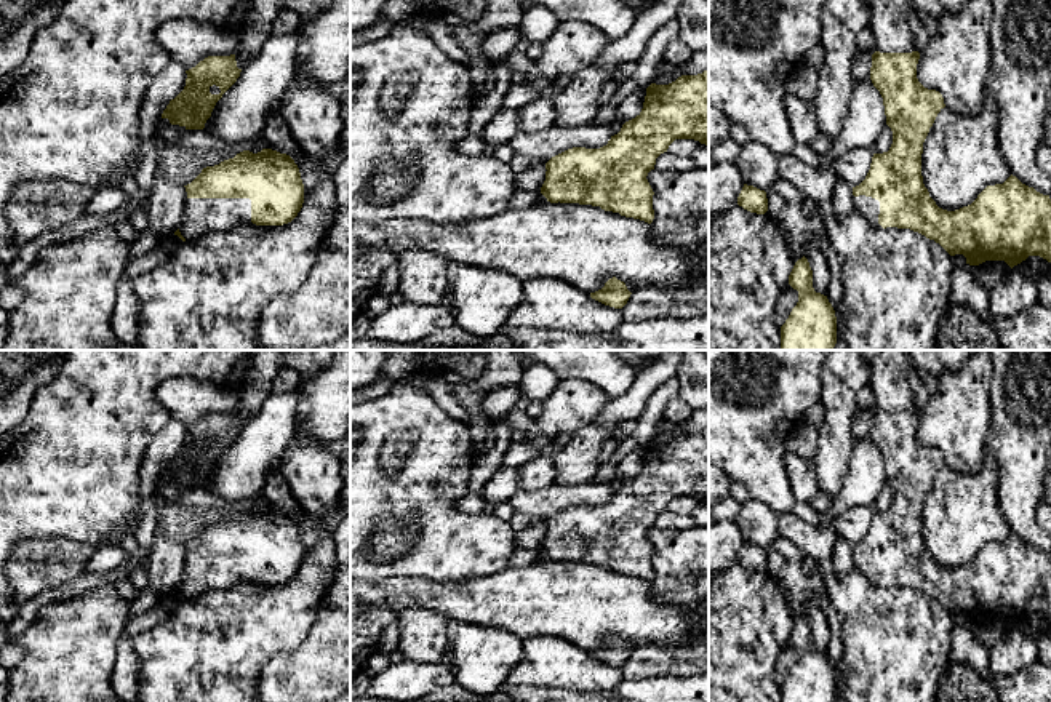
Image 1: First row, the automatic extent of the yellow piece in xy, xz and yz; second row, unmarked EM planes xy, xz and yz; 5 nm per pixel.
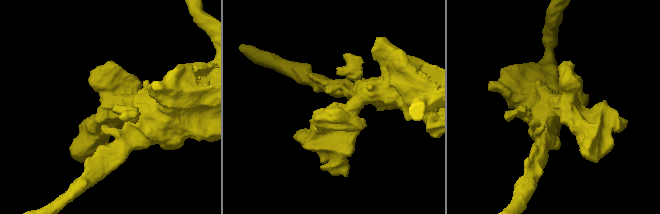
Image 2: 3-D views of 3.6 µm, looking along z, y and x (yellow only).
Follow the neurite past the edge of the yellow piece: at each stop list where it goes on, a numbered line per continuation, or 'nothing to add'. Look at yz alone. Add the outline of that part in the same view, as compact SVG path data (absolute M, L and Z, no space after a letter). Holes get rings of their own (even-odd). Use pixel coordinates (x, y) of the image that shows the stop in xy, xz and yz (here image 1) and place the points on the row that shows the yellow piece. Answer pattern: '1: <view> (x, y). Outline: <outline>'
1: yz (867, 207). Outline: M853 195L853 203L854 203L854 209L862 214L872 227L875 229L883 229L878 224L878 214L880 214L880 201L872 198L872 197L865 197L865 195L859 195L854 197Z

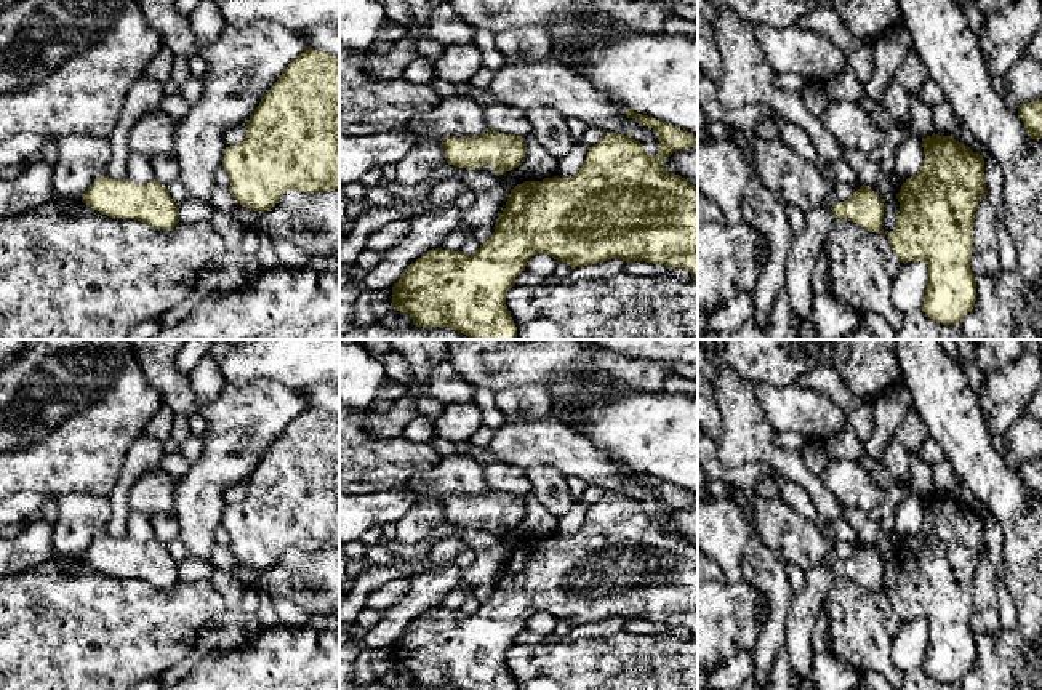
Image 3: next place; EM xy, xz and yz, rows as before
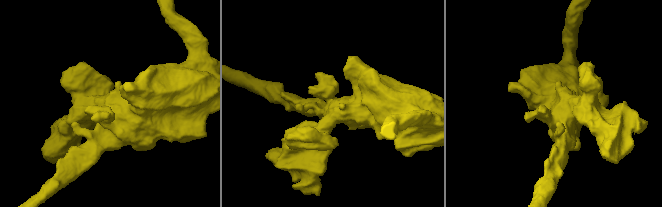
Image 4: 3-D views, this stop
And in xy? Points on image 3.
nothing to add

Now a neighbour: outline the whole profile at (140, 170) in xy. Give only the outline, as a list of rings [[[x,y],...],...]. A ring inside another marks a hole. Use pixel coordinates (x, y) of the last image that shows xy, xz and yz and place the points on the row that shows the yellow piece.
[[[131,154],[126,160],[126,179],[134,184],[147,184],[155,179],[150,158]]]

